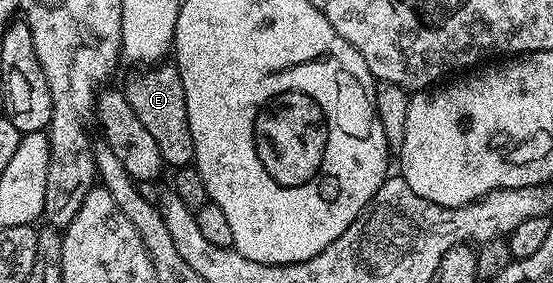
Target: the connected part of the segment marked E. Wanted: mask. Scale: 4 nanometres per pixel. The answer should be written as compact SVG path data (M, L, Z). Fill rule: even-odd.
M154 64L143 74L138 74L127 86L124 93L128 104L132 104L132 112L140 116L140 124L148 128L148 132L156 139L160 148L160 156L167 167L177 168L189 166L194 161L194 145L192 132L188 128L188 108L184 96L184 80L180 80L177 65Z

